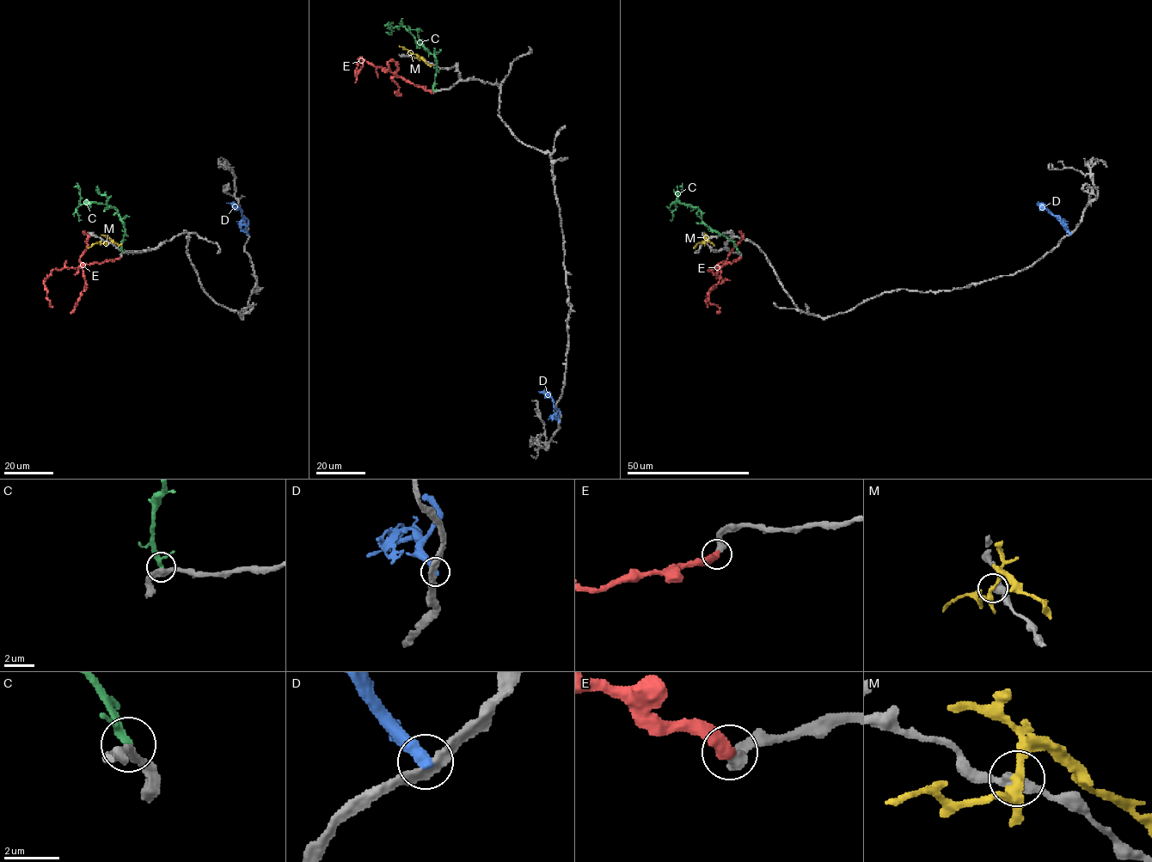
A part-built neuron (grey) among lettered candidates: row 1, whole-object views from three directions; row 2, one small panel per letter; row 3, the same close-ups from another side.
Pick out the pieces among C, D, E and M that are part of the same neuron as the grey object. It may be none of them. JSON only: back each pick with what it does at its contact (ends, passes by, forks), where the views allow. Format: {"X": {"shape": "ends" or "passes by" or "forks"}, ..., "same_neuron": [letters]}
{"E": {"shape": "ends"}, "same_neuron": ["E"]}

